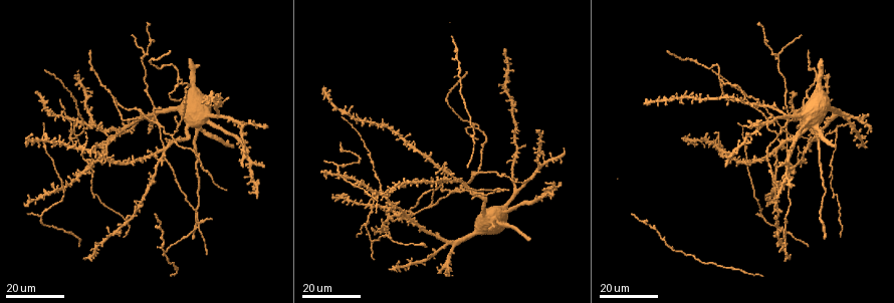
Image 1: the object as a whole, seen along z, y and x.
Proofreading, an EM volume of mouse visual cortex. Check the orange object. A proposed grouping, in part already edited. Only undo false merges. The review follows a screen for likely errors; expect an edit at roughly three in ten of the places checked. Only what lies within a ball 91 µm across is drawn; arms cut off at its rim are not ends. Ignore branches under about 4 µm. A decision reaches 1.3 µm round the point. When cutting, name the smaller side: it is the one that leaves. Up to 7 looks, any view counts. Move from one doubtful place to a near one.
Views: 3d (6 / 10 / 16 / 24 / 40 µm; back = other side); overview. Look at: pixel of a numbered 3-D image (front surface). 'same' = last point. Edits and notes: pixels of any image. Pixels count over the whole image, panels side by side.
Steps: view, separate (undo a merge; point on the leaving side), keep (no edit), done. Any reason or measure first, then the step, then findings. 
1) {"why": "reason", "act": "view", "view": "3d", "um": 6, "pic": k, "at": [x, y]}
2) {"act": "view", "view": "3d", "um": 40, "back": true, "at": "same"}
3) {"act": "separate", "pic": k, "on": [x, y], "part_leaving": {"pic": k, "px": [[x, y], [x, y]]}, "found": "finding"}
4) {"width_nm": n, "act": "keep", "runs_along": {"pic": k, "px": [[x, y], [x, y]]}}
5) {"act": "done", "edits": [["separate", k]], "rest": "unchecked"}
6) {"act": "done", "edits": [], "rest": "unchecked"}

{"why": "branch point", "act": "view", "view": "3d", "um": 24, "pic": 1, "at": [837, 131]}

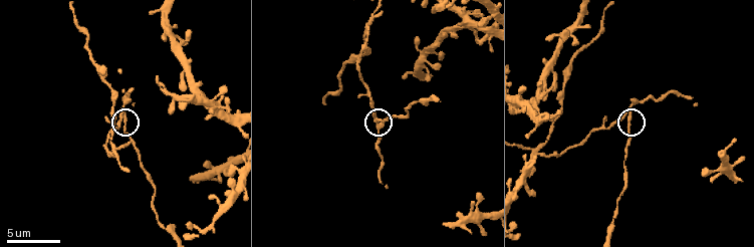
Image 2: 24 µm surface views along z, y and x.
{"act": "view", "view": "3d", "um": 6, "pic": 2, "at": [631, 115]}

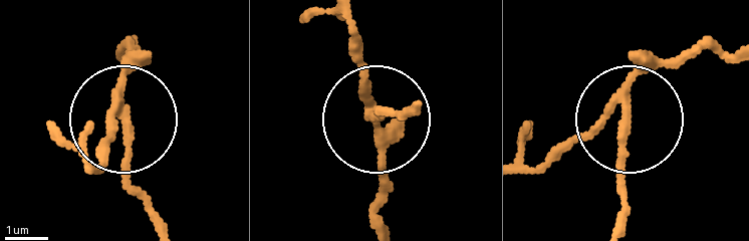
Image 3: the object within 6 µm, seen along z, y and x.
{"act": "view", "view": "3d", "um": 6, "back": true, "pic": 3, "at": [122, 119]}

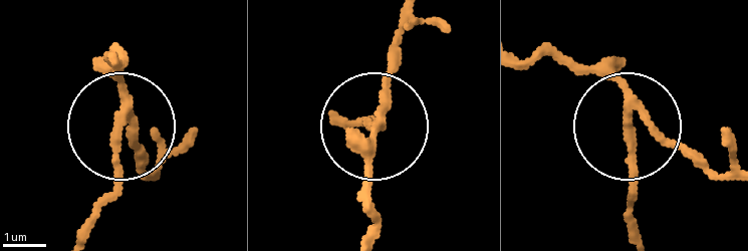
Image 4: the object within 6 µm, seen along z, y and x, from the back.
{"side_arm_um": 8, "act": "separate", "pic": 4, "on": [368, 172], "part_leaving": {"pic": 4, "px": [[382, 122], [404, 18]]}, "found": "a second neuron is stuck on"}

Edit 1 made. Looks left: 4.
{"act": "view", "view": "overview"}

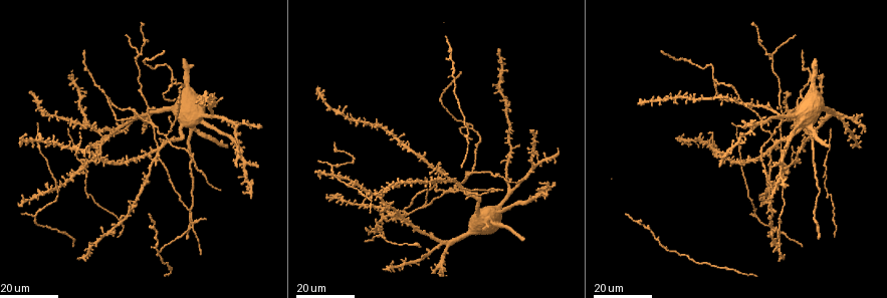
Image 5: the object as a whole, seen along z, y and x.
{"why": "thin arm on a thick one", "act": "view", "view": "3d", "um": 16, "pic": 5, "at": [780, 149]}

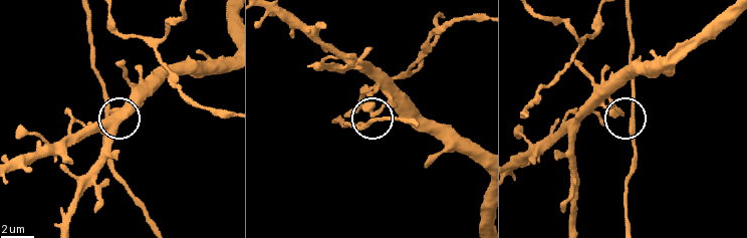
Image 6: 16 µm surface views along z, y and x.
{"act": "view", "view": "3d", "um": 6, "pic": 6, "at": [633, 119]}

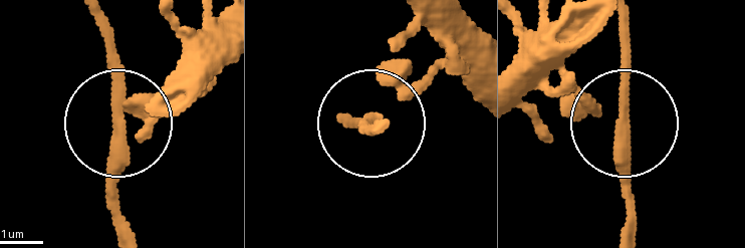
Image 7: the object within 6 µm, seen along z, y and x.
{"width_nm": 240, "act": "keep", "found": "all the same neuron"}

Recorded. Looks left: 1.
{"act": "done", "edits": [["separate", 4]], "rest": "unchecked"}

